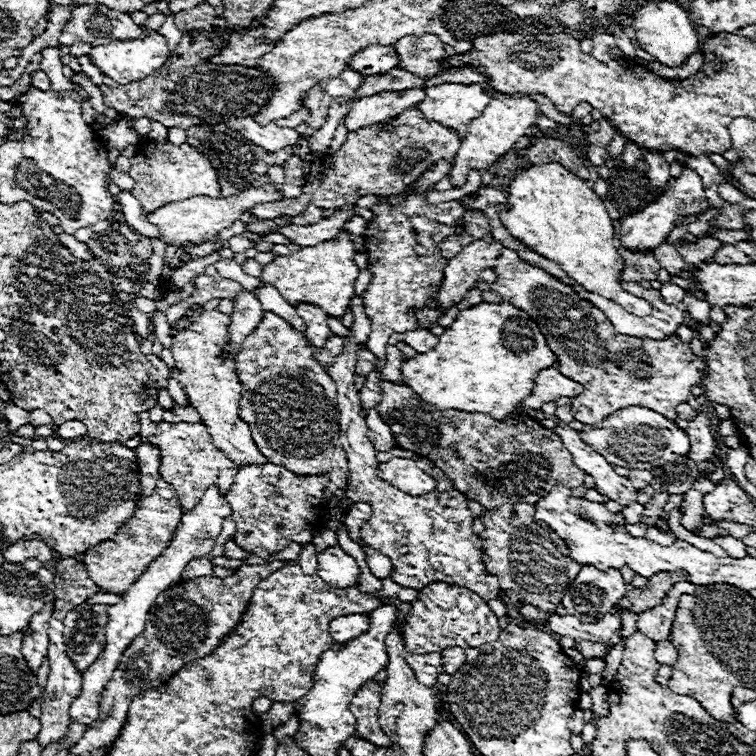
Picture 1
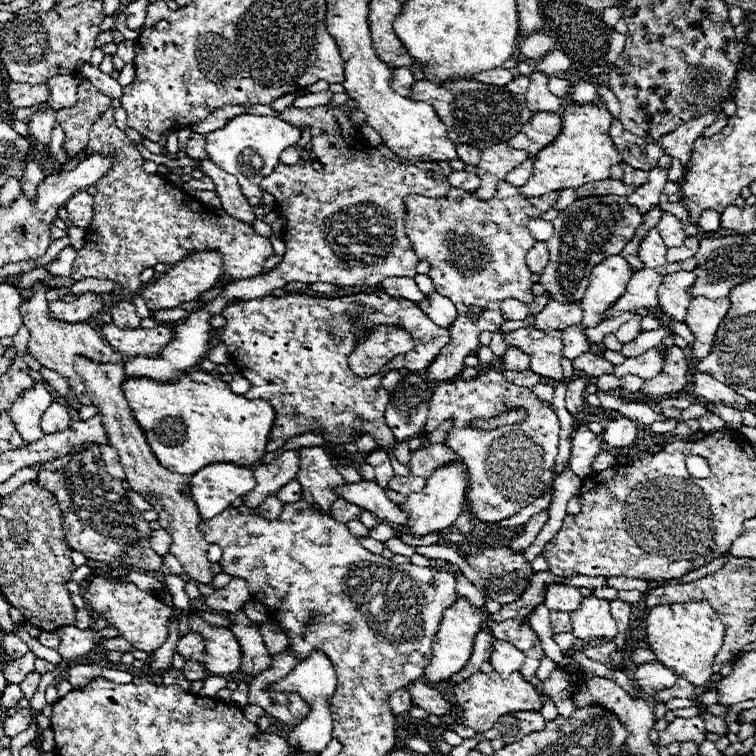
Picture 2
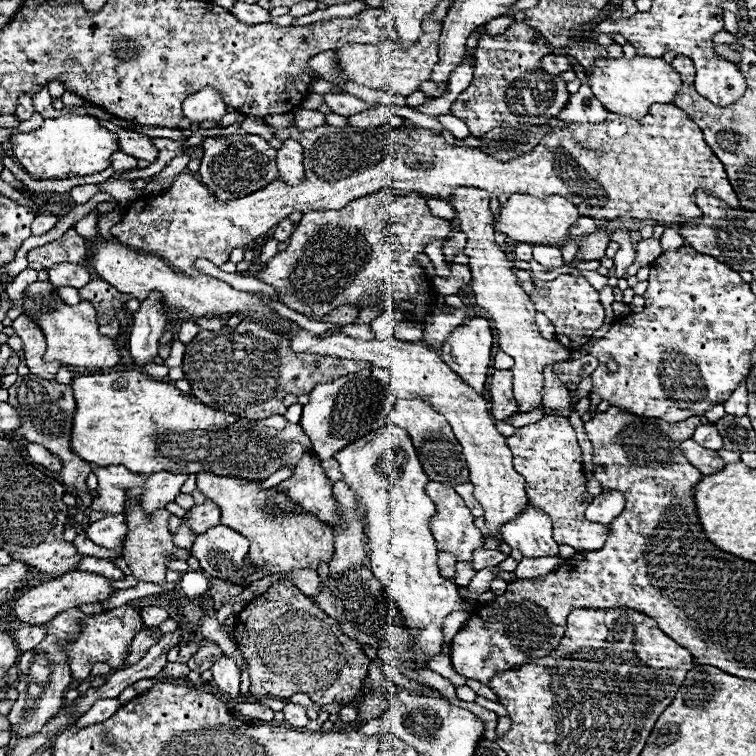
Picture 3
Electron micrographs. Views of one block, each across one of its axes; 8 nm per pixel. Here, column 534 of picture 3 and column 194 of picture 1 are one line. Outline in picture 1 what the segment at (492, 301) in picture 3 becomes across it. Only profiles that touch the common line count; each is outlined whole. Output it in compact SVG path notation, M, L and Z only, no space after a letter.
M200 308L190 310L186 316L198 316L198 318L192 324L192 328L174 336L172 354L176 360L176 368L180 370L178 382L188 392L190 406L196 408L202 424L206 424L210 436L214 440L214 446L222 448L222 452L226 452L226 456L230 456L230 460L234 460L240 466L242 464L266 464L266 458L258 452L258 448L250 436L248 424L238 416L242 388L240 388L240 382L236 376L236 362L232 358L222 362L218 356L222 350L222 344L226 342L226 328L230 324L230 316L220 314L216 310L202 312Z

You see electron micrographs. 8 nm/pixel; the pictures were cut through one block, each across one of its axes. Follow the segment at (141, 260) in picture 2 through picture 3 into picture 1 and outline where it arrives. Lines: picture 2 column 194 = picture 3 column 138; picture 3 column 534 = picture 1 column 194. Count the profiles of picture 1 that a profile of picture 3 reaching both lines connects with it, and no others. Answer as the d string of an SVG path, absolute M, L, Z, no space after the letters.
M142 138L136 144L136 156L130 158L130 178L134 178L132 194L140 200L146 214L154 212L176 200L186 200L192 196L210 196L220 198L218 172L212 168L208 156L192 148L190 144L174 146L172 142L156 142L150 138Z

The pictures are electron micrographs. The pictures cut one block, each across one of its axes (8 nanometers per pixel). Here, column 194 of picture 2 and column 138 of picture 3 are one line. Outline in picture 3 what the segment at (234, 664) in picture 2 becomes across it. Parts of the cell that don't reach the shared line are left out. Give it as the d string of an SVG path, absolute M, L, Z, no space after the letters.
M128 604L120 606L120 608L114 608L110 612L84 616L82 624L84 624L84 628L82 628L78 640L72 646L66 646L70 670L72 670L72 676L76 680L88 678L90 670L92 670L92 666L96 662L106 662L106 664L110 664L114 668L122 666L124 660L128 658L128 650L130 650L130 644L132 644L134 636L142 630L142 620L140 620L138 612Z

